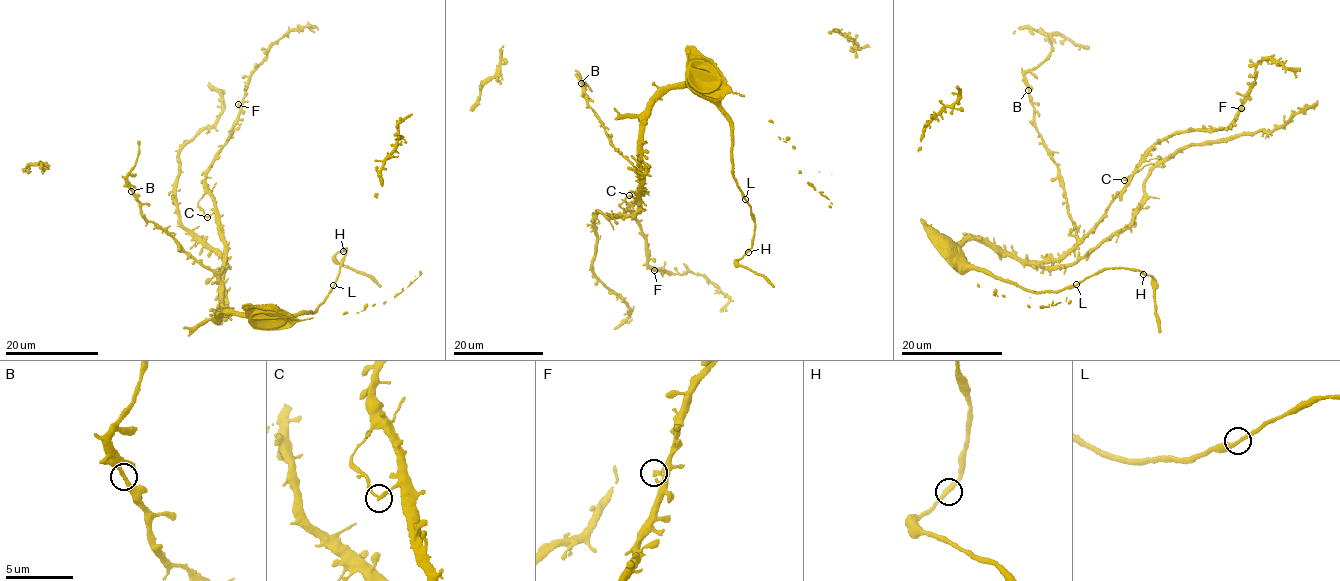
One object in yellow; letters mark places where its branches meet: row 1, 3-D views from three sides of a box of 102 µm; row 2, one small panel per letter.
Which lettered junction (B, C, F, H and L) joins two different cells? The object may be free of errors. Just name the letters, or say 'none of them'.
C

